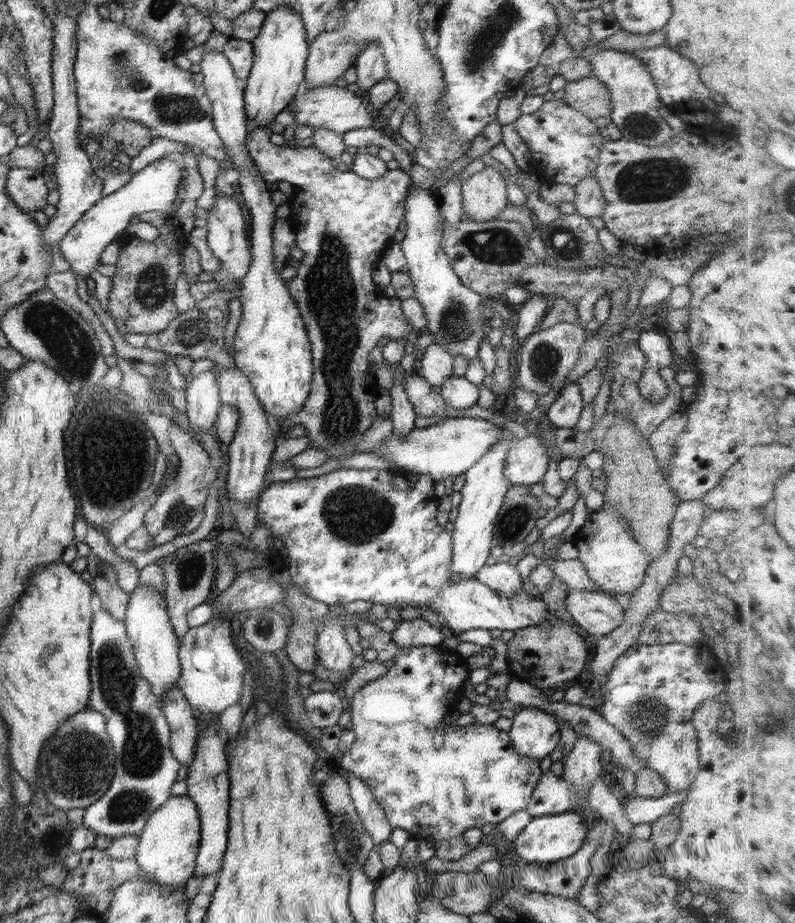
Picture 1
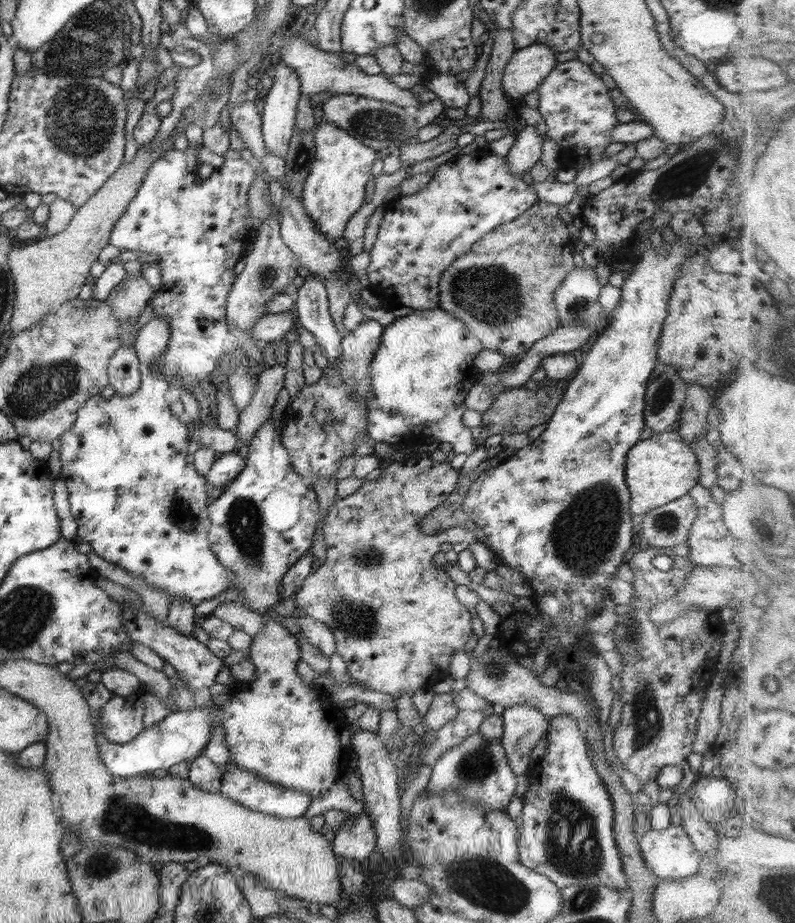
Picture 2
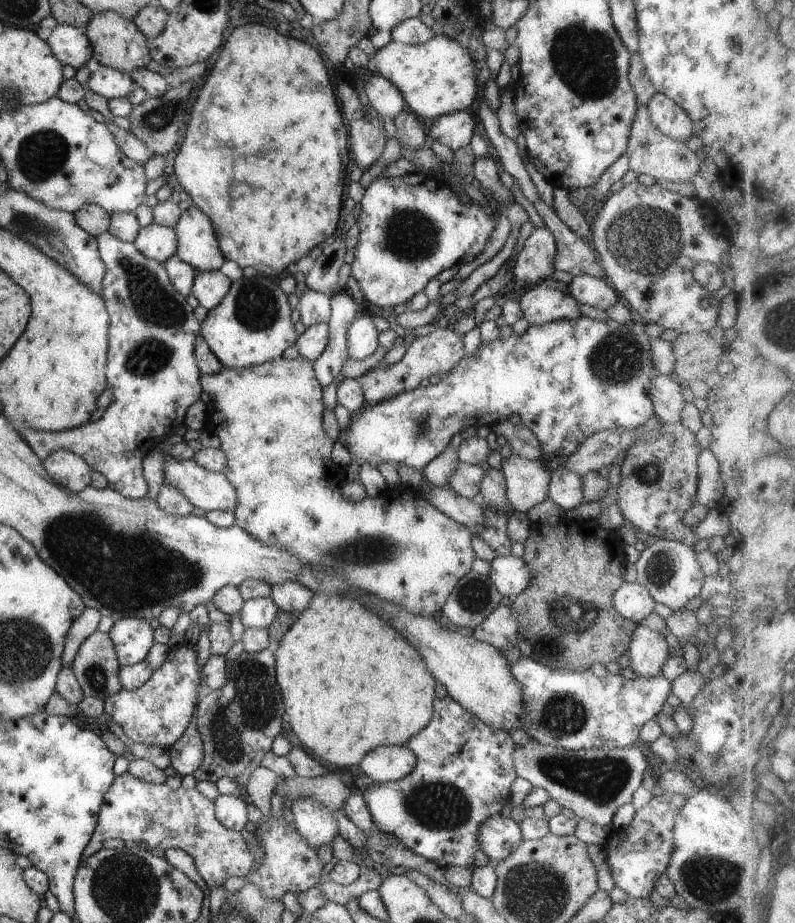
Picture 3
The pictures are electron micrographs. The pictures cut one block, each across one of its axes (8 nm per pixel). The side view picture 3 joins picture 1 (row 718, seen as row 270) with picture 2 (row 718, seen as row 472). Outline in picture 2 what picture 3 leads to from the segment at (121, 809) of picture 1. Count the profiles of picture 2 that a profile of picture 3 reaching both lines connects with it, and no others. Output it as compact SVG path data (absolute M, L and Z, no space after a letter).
M144 685L127 697L113 695L99 710L97 722L94 722L96 732L116 744L126 744L136 738L145 729L145 700L150 695L155 695L154 689Z

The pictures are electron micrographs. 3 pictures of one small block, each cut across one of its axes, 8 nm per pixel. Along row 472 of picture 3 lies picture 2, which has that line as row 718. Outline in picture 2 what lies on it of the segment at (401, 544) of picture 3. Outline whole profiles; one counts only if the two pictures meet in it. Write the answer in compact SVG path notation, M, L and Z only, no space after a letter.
M265 616L264 630L253 637L247 652L252 657L257 679L250 682L236 682L235 694L230 697L229 703L223 707L224 717L222 725L224 727L226 742L230 749L231 760L237 765L240 765L244 770L256 774L256 776L267 782L296 791L303 791L304 793L308 793L308 796L312 796L312 799L316 799L318 796L326 793L340 778L340 760L342 760L342 756L344 756L346 752L348 753L351 750L350 723L346 720L345 716L341 716L341 708L334 704L328 690L314 688L302 680L302 677L297 671L297 662L301 659L297 638L293 634L290 634L290 631L283 624Z

